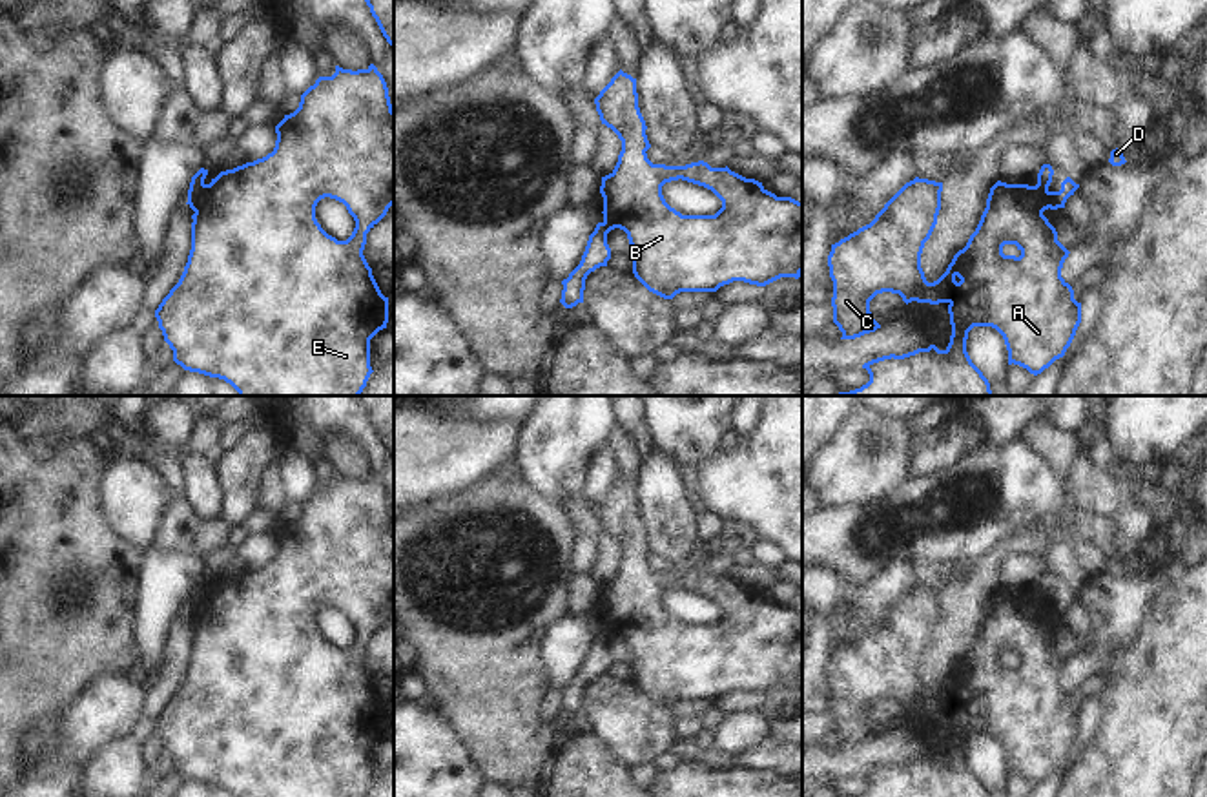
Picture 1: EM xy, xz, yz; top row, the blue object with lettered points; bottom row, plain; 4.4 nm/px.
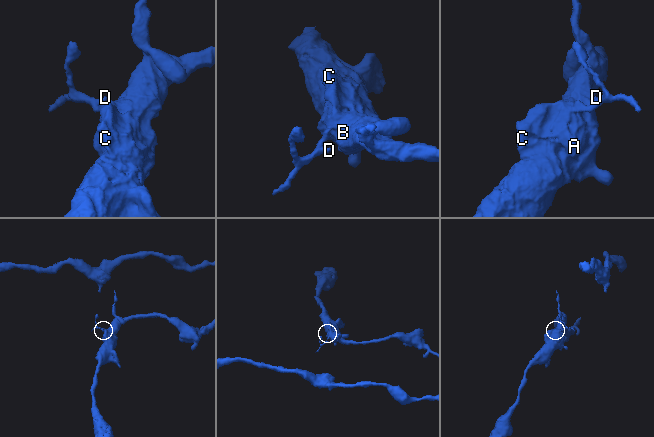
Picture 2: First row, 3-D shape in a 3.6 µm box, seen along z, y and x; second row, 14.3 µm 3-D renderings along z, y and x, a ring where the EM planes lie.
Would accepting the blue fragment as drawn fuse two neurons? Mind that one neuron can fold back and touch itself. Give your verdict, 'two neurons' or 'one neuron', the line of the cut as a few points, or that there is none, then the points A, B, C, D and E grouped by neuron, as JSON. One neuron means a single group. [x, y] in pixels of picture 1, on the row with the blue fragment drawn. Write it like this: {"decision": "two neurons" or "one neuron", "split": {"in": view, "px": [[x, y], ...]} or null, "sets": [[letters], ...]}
{"decision": "two neurons", "split": {"in": "yz", "px": [[1036, 185], [1060, 207]]}, "sets": [["A", "B", "C", "E"], ["D"]]}

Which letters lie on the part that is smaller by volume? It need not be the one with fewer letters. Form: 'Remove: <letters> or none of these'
Remove: D.

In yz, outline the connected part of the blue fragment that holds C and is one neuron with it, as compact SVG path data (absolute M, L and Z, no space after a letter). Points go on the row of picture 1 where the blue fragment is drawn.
M919 177L906 182L870 224L831 244L828 266L833 281L833 323L842 332L841 339L855 339L881 328L870 312L870 301L877 294L892 292L899 294L906 305L912 301L930 305L946 303L952 325L950 343L944 350L930 345L928 348L917 348L903 356L890 354L872 359L862 365L870 374L870 381L861 388L839 392L839 396L994 396L988 379L966 352L968 332L974 326L996 328L1005 339L1008 365L1019 365L1034 376L1063 357L1072 343L1081 323L1081 303L1074 299L1072 286L1061 277L1063 263L1070 252L1057 241L1056 228L1043 215L1048 208L1059 208L1056 201L1037 184L1006 184L997 181L990 188L986 208L966 246L954 255L946 272L937 281L928 283L921 268L921 254L937 224L941 191L943 182Z

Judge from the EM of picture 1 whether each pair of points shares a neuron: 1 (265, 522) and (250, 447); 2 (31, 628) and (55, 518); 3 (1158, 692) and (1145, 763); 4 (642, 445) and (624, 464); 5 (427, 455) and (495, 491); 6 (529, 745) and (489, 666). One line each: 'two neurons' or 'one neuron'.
1: two neurons
2: one neuron
3: one neuron
4: two neurons
5: two neurons
6: one neuron

